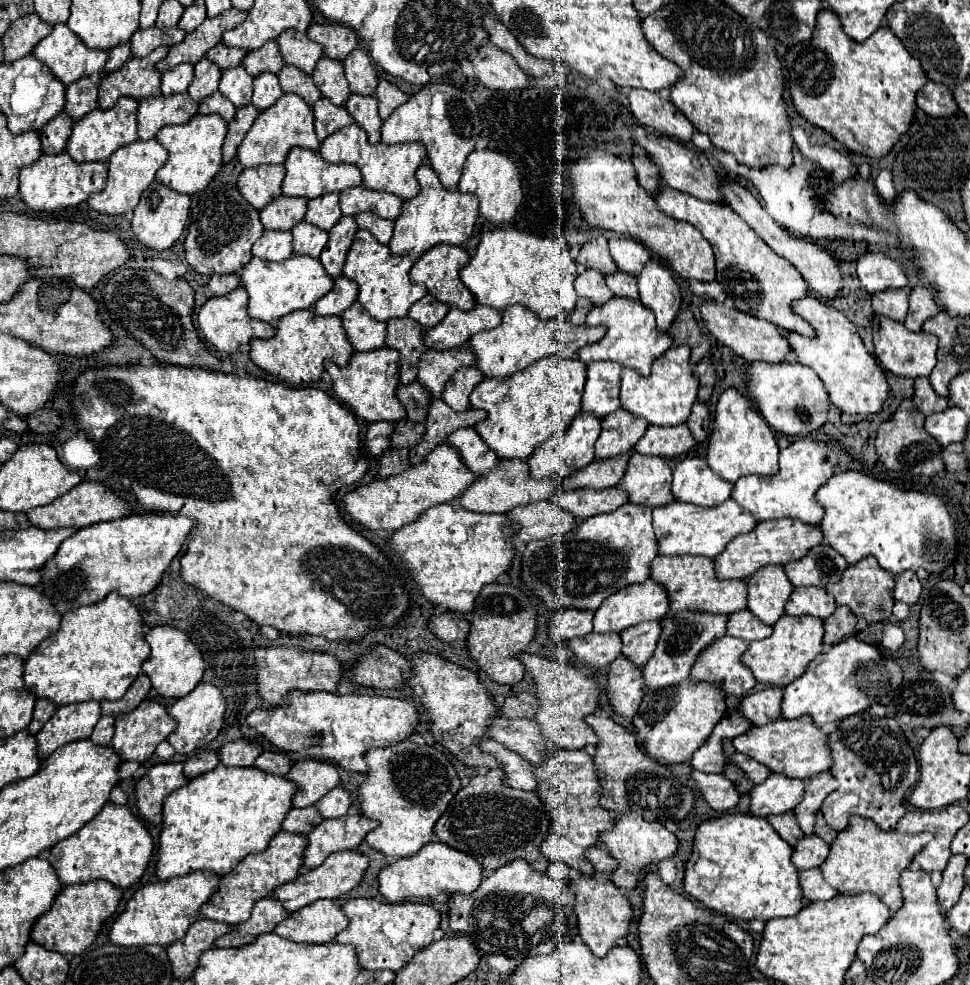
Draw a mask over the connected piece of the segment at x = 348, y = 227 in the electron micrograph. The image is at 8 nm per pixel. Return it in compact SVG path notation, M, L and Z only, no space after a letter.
M342 216L338 220L338 224L328 232L328 244L324 246L322 254L320 254L320 262L326 268L328 276L338 278L342 274L342 266L346 260L346 254L352 246L354 234L358 230L358 224L352 216Z

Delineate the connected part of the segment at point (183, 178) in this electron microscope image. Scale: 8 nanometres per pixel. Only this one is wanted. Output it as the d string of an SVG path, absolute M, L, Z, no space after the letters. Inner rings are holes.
M194 116L184 126L166 126L156 134L156 140L168 150L168 162L156 172L156 180L180 194L196 194L204 190L222 170L222 144L228 132L228 122L222 116Z

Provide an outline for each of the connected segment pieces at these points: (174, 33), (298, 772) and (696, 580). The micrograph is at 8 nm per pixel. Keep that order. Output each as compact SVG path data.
M178 26L174 28L166 28L166 30L160 30L160 28L148 28L148 30L136 30L134 36L132 36L132 54L142 58L142 56L148 56L154 48L158 46L174 46L178 44L180 40L184 40L186 32L180 30Z
M312 758L298 760L286 778L296 782L300 788L300 792L294 796L296 808L314 806L316 800L320 800L332 788L340 786L340 770L330 762L318 762Z
M656 556L656 560L652 562L652 578L654 578L656 582L660 582L660 584L666 588L668 596L670 596L670 612L668 612L668 616L670 616L672 612L678 612L678 610L684 610L684 608L706 610L706 612L712 612L712 614L732 614L732 612L744 610L744 608L746 608L746 602L748 602L746 580L740 580L740 578L736 578L736 580L720 580L720 578L716 578L716 572L714 572L714 560L712 560L712 558L706 558L706 556Z

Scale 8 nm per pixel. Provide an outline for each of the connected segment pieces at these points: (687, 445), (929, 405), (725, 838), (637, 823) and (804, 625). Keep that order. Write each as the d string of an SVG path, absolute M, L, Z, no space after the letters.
M688 424L680 426L648 426L646 434L638 440L636 452L654 454L662 458L680 456L696 446Z
M916 378L916 390L914 390L914 398L912 402L918 406L920 412L924 412L926 416L936 414L936 412L944 412L948 408L948 400L940 398L932 386L928 384L928 378Z
M726 814L720 818L706 820L696 830L692 856L686 864L686 876L684 876L686 892L714 912L746 922L748 920L768 922L772 918L796 916L796 912L800 912L808 904L808 900L804 898L798 882L800 870L790 860L792 852L794 848L778 836L778 832L772 828L772 824L768 824L766 818L750 814Z
M622 814L616 822L616 826L610 830L610 832L604 832L600 836L600 842L608 848L608 852L618 860L618 870L612 874L612 882L618 886L618 888L626 888L626 890L632 890L640 884L640 874L664 860L664 858L670 858L676 854L678 850L678 838L676 834L672 834L670 830L664 828L664 824L660 822L648 822L644 820L640 814Z
M784 614L774 626L772 636L752 642L750 648L744 652L742 662L754 672L756 680L762 684L784 686L804 674L804 668L822 652L822 638L824 638L824 622L814 616L788 616Z

